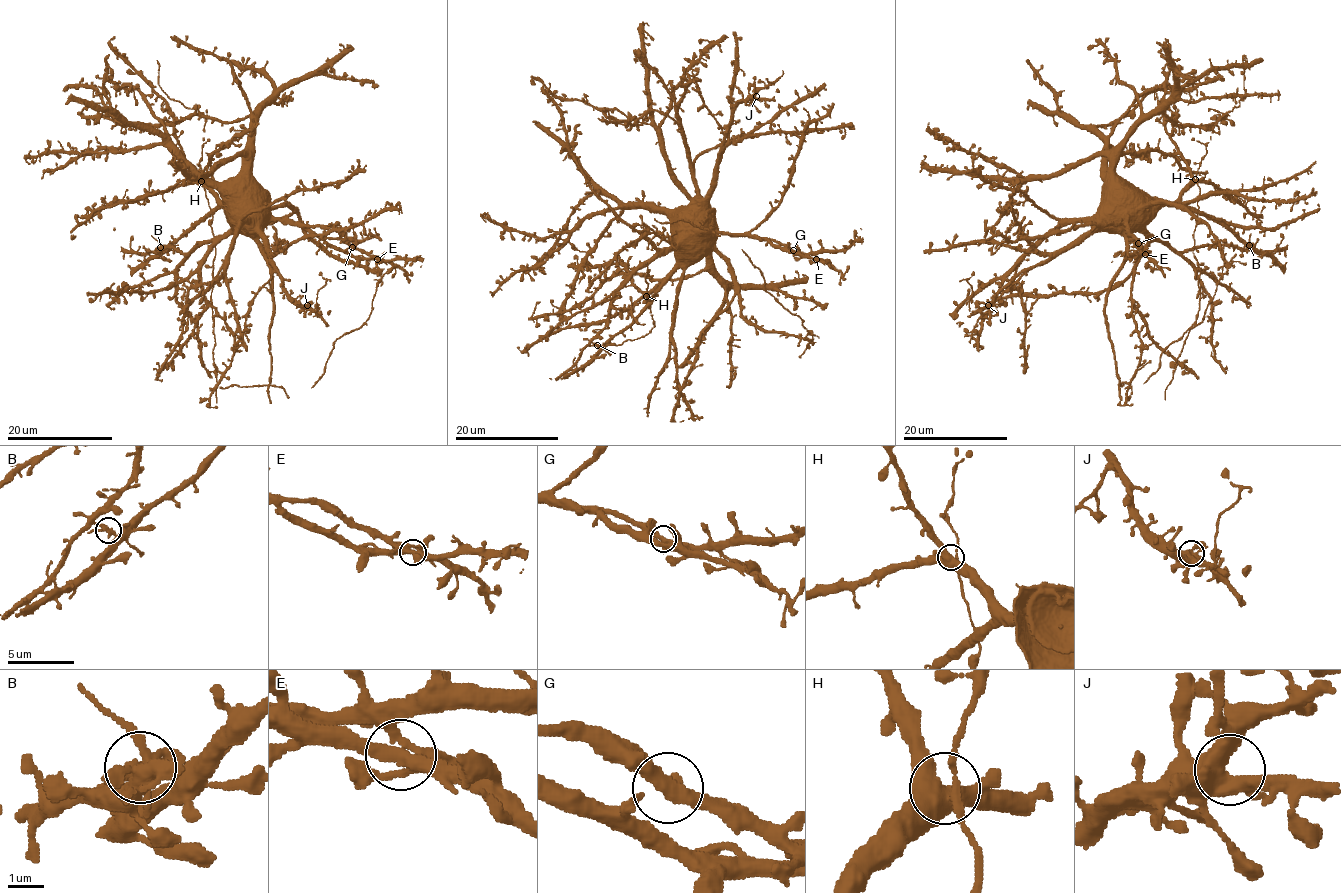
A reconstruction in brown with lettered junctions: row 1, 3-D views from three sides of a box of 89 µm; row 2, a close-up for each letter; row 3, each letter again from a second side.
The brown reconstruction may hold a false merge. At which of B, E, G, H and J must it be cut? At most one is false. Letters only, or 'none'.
B

